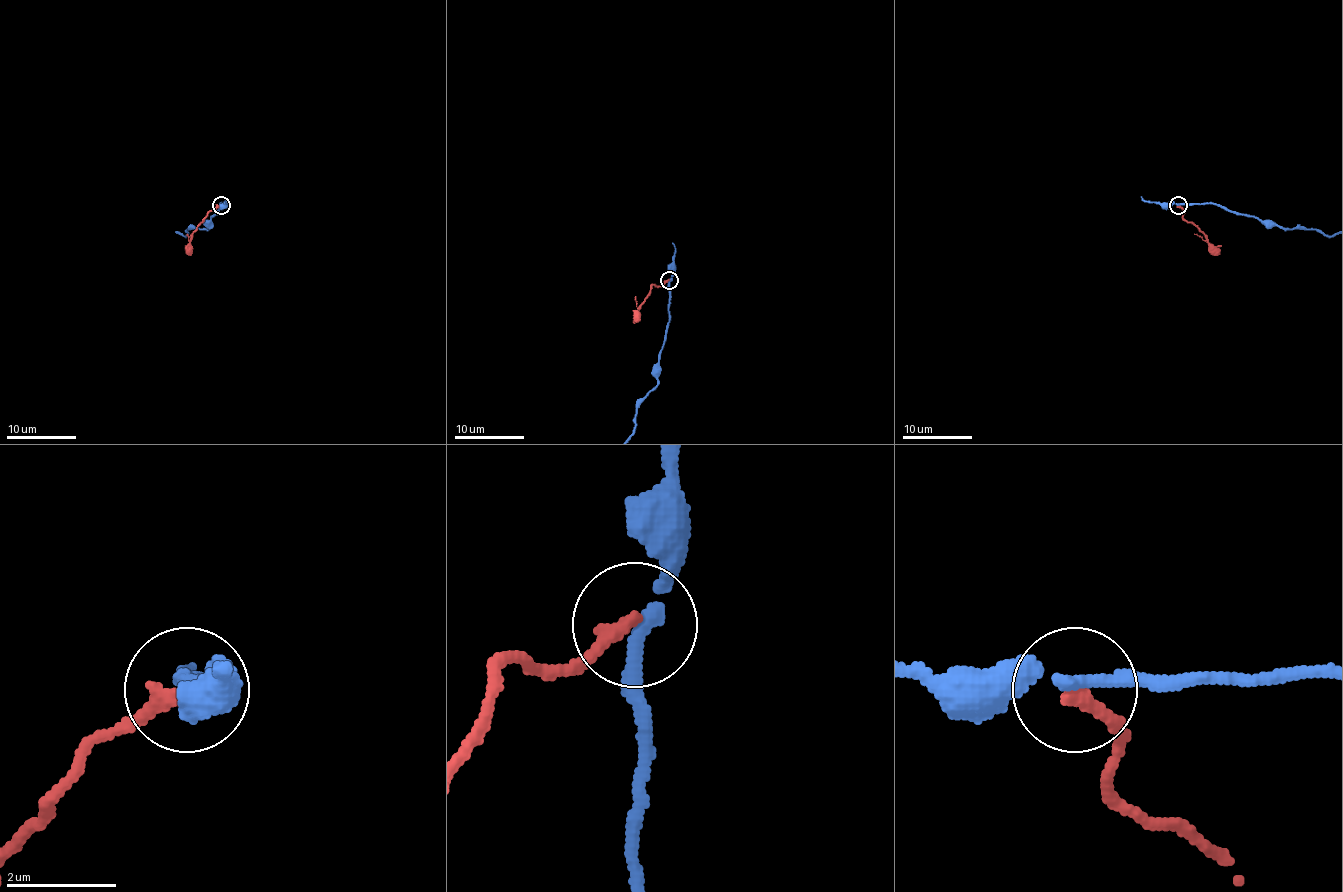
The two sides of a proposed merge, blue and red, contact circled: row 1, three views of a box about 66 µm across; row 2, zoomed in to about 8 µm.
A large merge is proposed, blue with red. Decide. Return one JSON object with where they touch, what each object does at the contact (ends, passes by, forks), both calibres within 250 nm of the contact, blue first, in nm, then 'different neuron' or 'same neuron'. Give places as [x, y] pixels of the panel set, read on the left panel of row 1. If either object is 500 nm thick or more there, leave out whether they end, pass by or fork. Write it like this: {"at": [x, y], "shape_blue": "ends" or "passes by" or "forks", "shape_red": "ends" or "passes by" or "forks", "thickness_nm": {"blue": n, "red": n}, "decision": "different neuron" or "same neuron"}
{"at": [221, 205], "shape_blue": "passes by", "shape_red": "ends", "thickness_nm": {"blue": 240, "red": 280}, "decision": "different neuron"}

